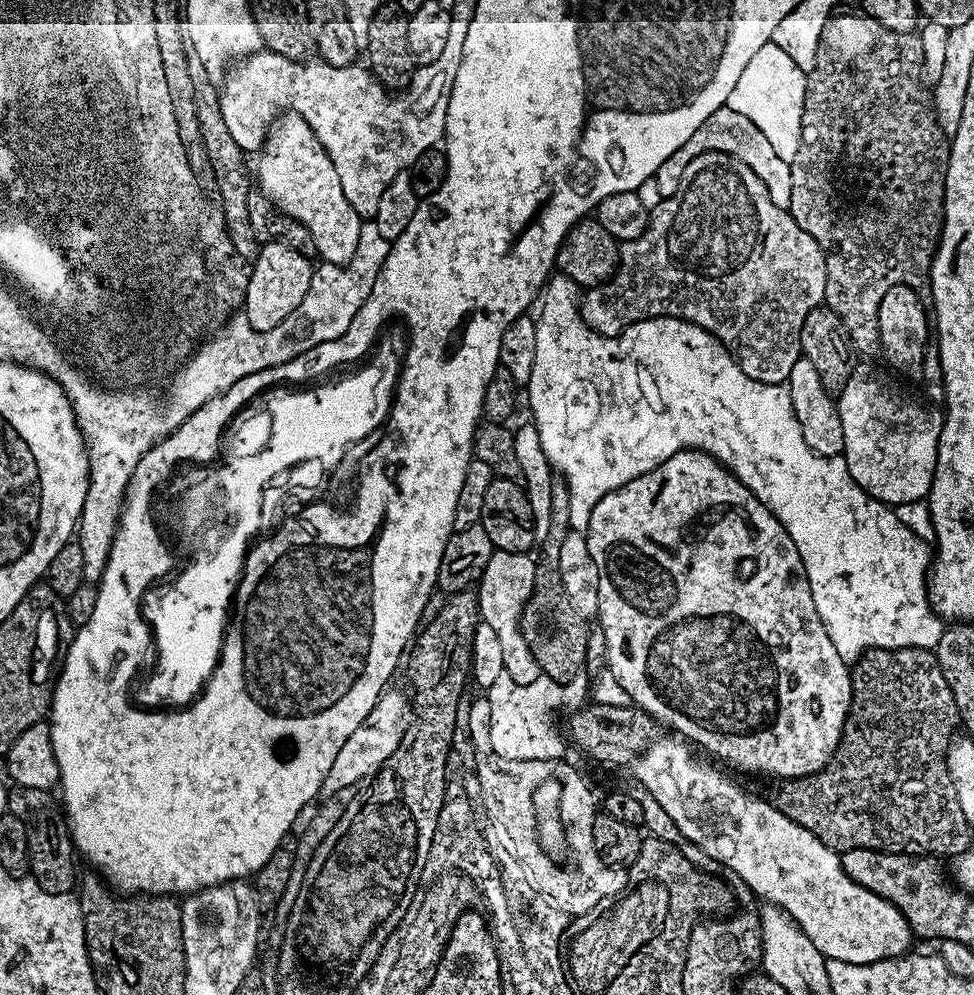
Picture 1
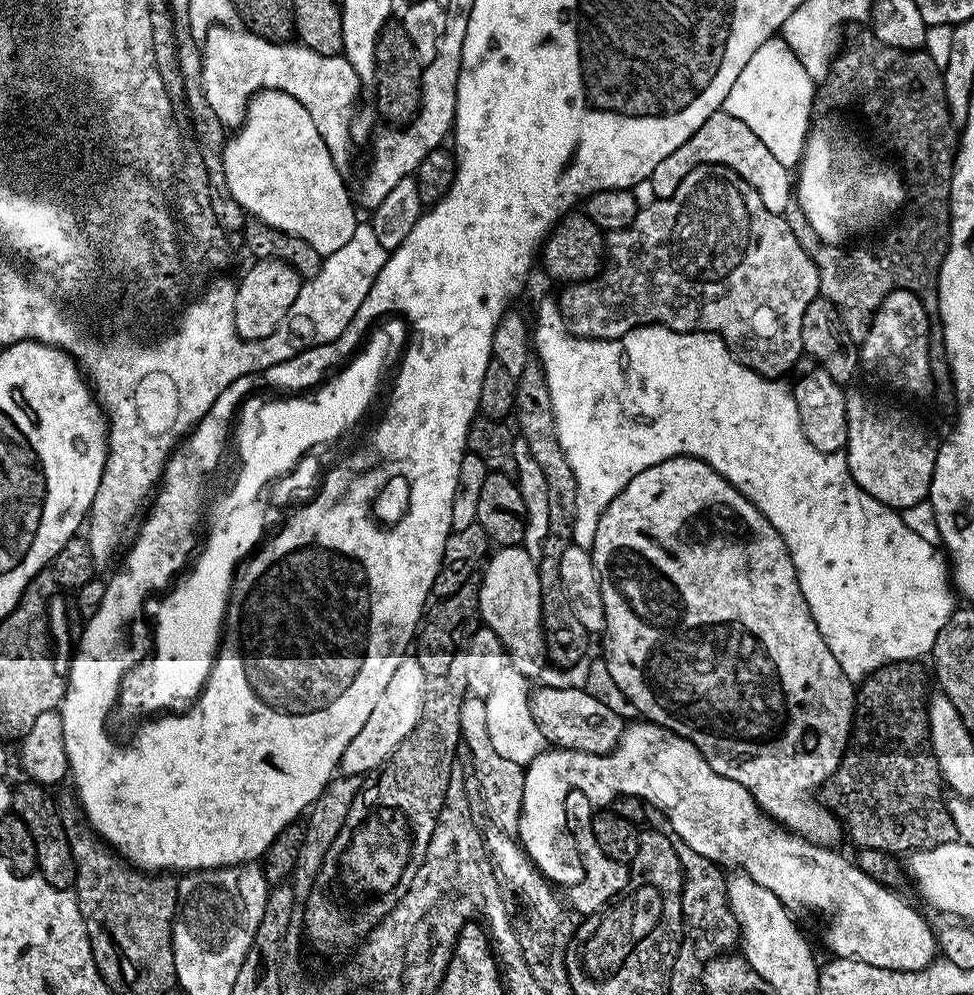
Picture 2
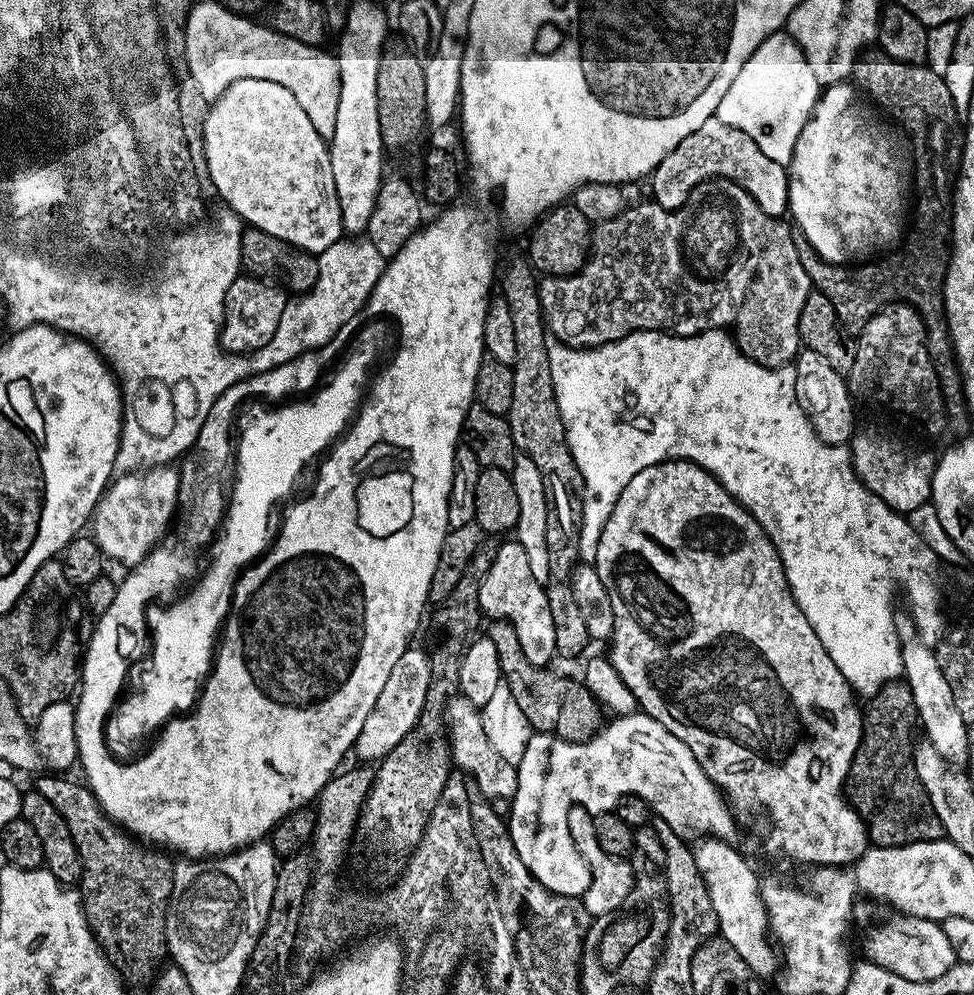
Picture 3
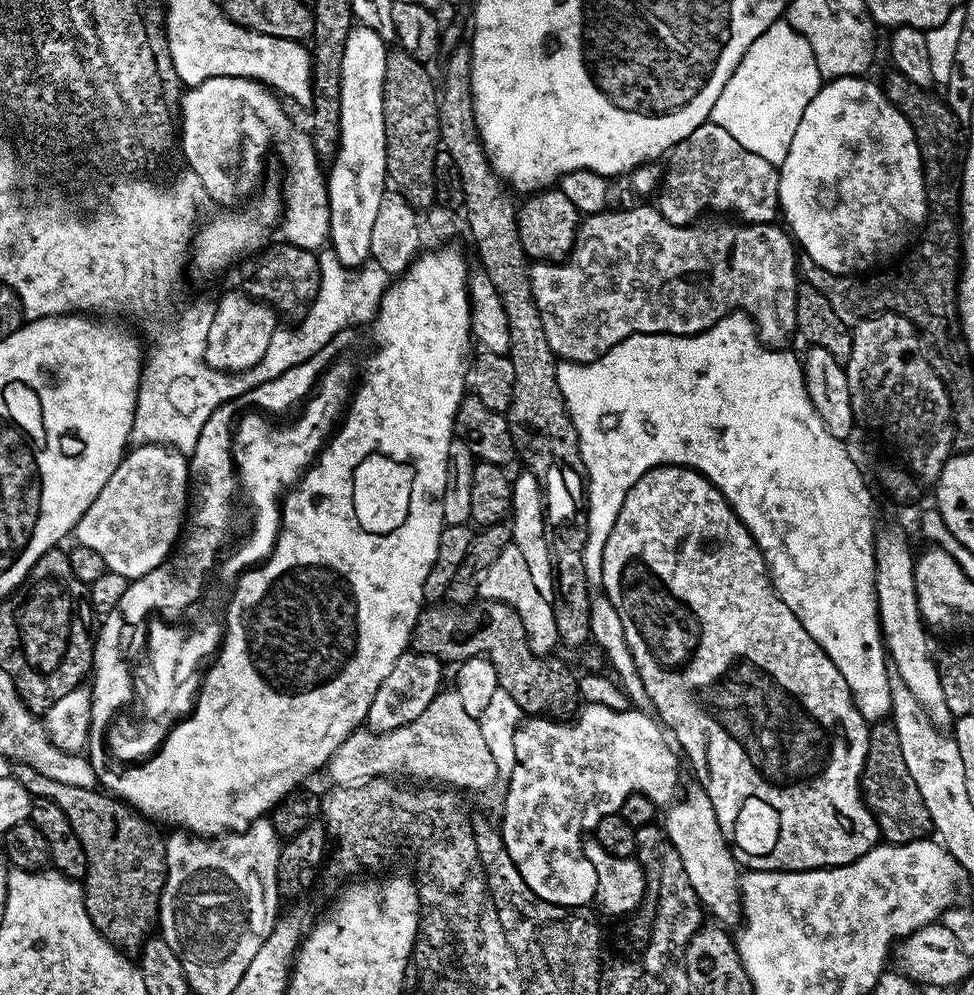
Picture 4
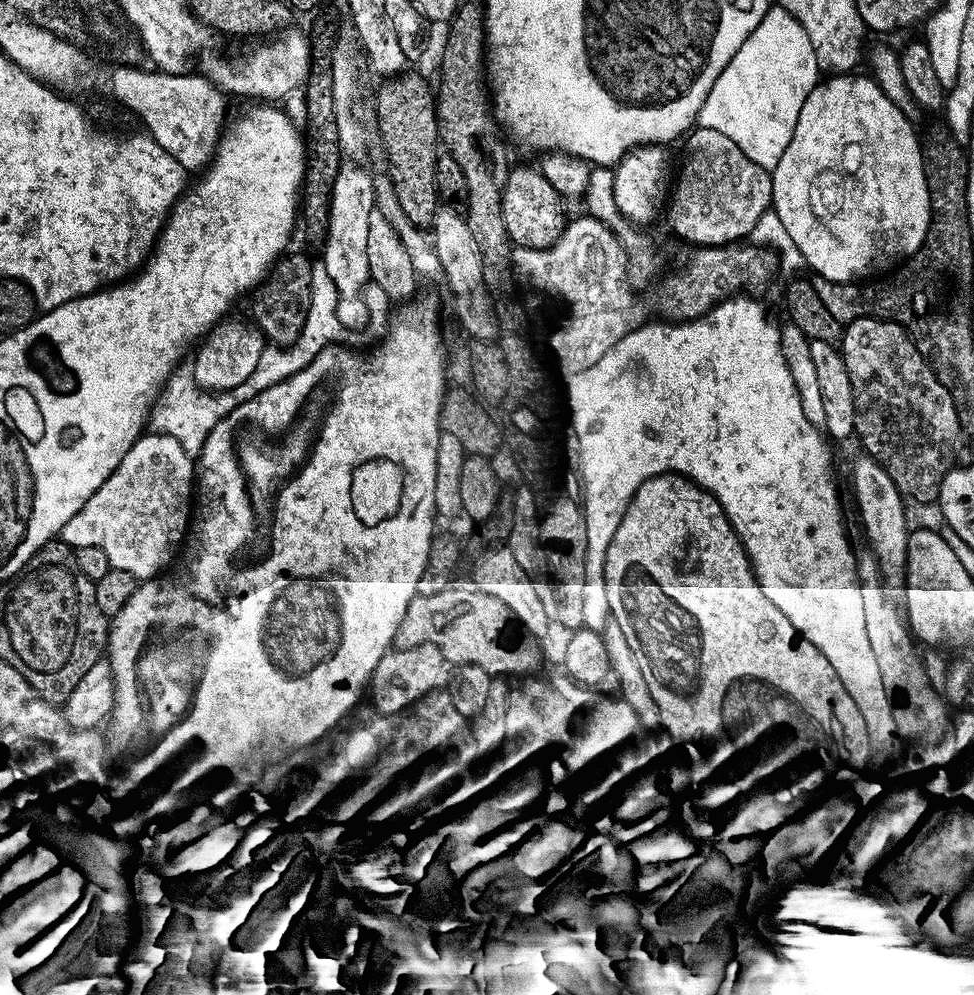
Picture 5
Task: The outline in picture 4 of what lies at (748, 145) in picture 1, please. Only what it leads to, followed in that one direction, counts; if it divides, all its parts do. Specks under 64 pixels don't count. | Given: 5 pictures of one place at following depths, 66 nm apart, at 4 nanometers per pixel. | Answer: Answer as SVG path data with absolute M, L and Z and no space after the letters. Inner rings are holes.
M706 123L698 126L681 144L676 145L667 157L668 168L663 169L662 183L658 189L658 207L671 224L691 225L704 211L708 204L712 208L729 208L737 212L739 219L746 224L770 224L777 219L780 206L780 173L777 165L771 164L758 154L747 152L736 143L734 134L722 130L722 126Z

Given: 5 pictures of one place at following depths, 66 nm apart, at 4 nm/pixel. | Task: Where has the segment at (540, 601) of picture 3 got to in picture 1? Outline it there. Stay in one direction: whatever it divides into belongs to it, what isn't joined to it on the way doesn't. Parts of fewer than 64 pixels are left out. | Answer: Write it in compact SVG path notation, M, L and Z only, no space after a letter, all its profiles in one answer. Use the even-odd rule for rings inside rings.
M493 551L490 562L486 562L486 570L478 581L480 619L483 624L490 626L490 630L494 630L494 634L498 634L505 674L520 684L534 682L541 673L527 638L521 631L524 608L534 590L535 573L536 561L528 552Z

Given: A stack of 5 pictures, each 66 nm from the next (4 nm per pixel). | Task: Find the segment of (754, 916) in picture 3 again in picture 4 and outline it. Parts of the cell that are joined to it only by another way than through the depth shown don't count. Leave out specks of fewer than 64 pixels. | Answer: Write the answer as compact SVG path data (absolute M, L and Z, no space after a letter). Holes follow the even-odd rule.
M697 794L693 800L686 801L680 808L680 816L676 812L670 813L668 821L663 821L662 828L666 833L667 843L678 850L678 855L682 858L682 865L686 868L686 875L690 880L690 886L694 888L703 907L709 913L712 911L721 925L729 926L728 924L732 923L735 925L742 912L740 906L742 872L732 857L732 848L720 831L707 796Z

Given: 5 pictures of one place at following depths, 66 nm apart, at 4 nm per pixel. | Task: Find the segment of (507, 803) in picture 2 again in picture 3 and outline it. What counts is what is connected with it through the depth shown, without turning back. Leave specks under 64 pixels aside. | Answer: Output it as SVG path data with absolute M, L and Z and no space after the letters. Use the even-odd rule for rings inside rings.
M465 696L452 697L446 709L446 732L448 728L447 747L450 749L450 757L453 765L460 772L467 774L471 780L478 782L481 792L492 802L511 801L516 793L516 770L510 762L503 761L492 749L483 730L483 718L481 709L474 706Z

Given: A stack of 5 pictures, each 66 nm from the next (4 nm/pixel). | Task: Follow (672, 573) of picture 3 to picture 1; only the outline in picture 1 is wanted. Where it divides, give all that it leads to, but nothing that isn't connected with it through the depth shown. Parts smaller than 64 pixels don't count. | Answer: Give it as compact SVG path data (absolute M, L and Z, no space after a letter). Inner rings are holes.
M676 452L654 470L606 494L606 498L602 498L590 514L586 537L590 557L598 568L600 578L598 627L606 636L606 668L630 694L637 708L649 712L657 725L673 728L676 731L673 733L679 734L685 741L701 744L710 755L725 760L740 772L777 776L777 781L783 782L796 780L799 776L815 776L828 765L840 744L848 708L852 704L852 673L838 650L834 650L834 642L830 642L830 634L826 634L822 618L818 618L808 575L793 539L779 518L734 473L706 452Z

